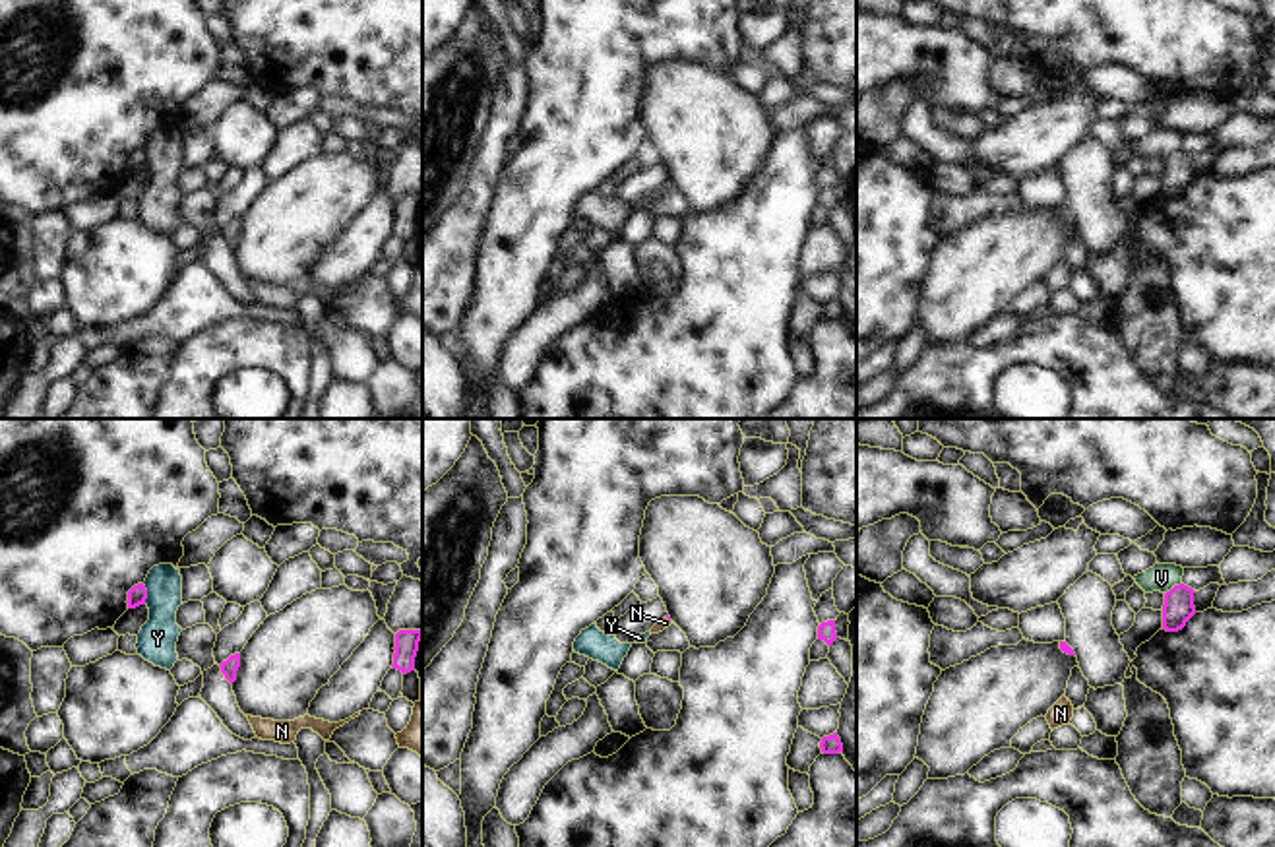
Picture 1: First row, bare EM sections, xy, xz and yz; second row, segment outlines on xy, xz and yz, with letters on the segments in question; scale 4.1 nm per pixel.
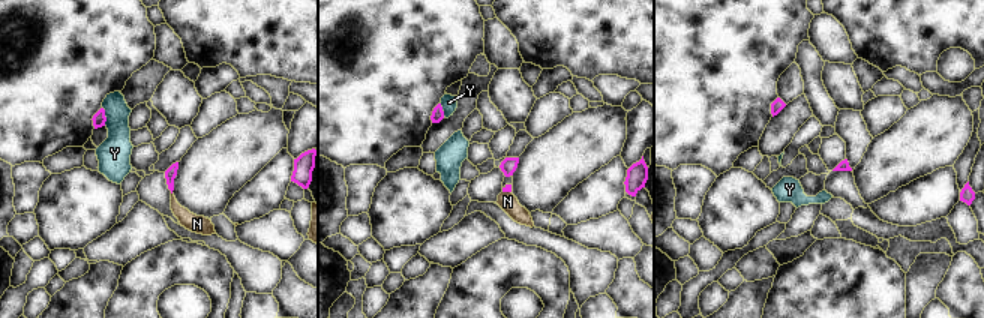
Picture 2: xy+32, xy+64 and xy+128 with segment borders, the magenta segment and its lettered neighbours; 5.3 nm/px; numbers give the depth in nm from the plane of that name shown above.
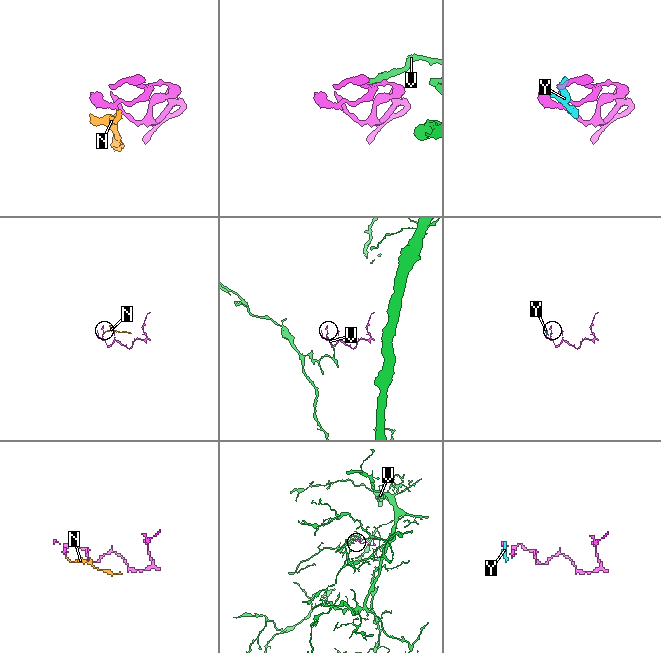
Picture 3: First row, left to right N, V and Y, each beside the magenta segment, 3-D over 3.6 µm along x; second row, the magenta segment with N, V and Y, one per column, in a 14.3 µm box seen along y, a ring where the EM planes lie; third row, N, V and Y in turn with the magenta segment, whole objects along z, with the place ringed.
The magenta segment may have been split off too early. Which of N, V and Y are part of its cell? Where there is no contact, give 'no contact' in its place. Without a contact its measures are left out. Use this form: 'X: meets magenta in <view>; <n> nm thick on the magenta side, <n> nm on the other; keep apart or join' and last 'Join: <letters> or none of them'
N: no contact; keep apart
V: meets magenta in yz; 130 nm thick on the magenta side, 110 nm on the other; keep apart
Y: meets magenta in xy; 80 nm thick on the magenta side, 160 nm on the other; keep apart
Join: none of them

